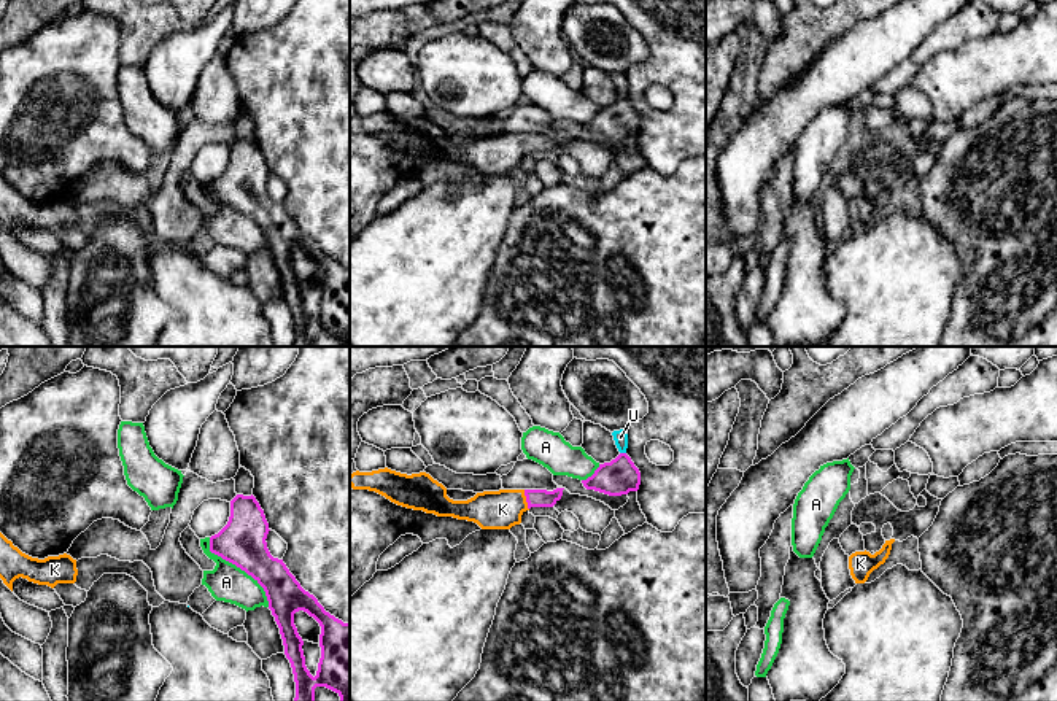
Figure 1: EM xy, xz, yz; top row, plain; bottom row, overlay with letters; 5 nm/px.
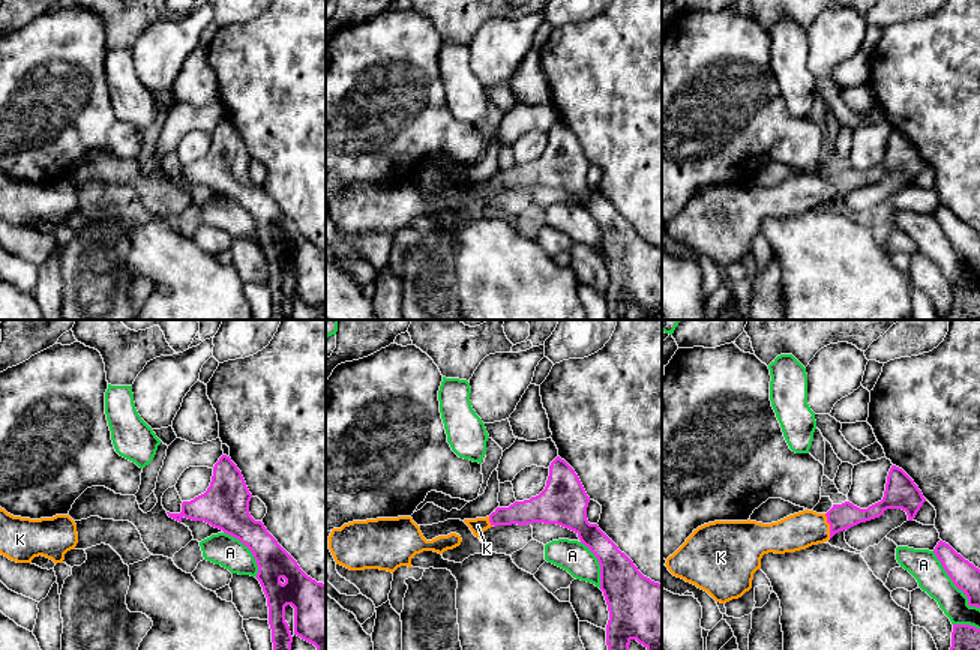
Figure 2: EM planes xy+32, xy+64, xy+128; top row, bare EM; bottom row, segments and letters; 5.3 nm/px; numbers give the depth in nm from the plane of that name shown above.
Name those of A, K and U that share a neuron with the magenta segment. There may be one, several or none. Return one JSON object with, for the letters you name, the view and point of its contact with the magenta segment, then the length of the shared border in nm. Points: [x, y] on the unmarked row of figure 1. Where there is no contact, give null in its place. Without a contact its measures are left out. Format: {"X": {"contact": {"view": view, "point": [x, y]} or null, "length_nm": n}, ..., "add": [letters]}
{"K": {"contact": {"view": "xz", "point": [526, 143]}, "length_nm": 110}, "add": ["K"]}

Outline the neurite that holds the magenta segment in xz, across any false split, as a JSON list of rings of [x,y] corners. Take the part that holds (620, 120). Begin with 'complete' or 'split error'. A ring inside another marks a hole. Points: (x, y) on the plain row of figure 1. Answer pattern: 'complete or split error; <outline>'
complete; [[[620,97],[610,107],[599,108],[594,118],[582,127],[587,134],[621,140],[639,134],[641,116],[626,97]]]

